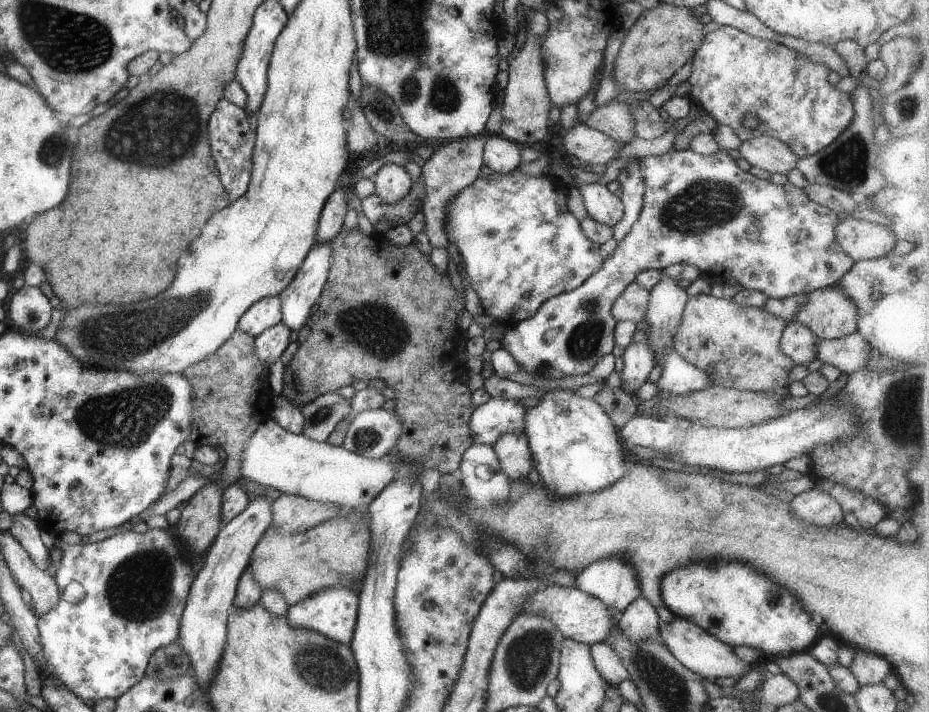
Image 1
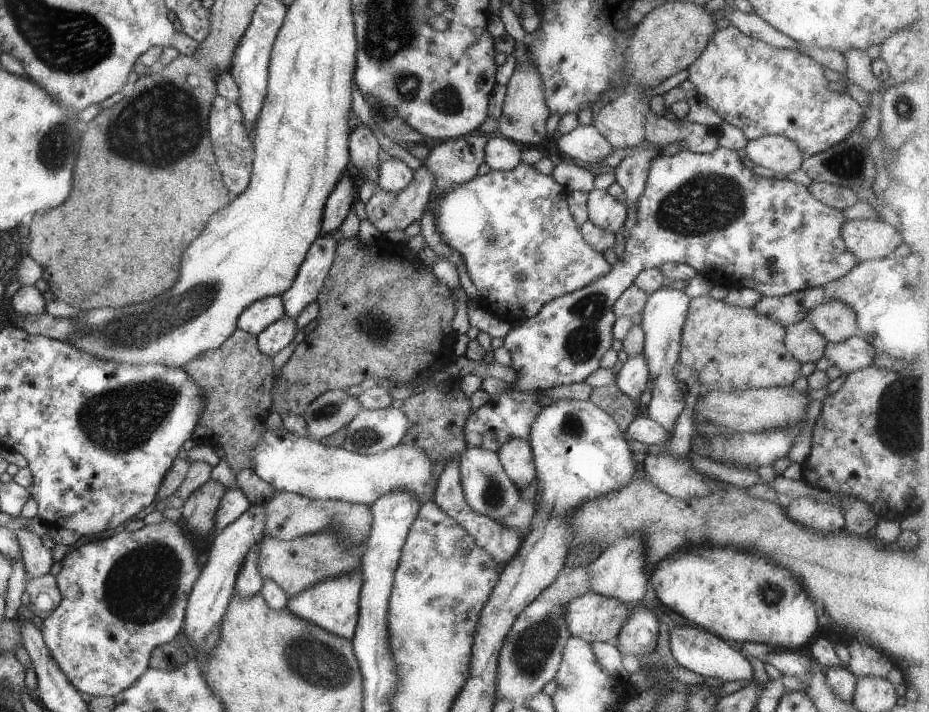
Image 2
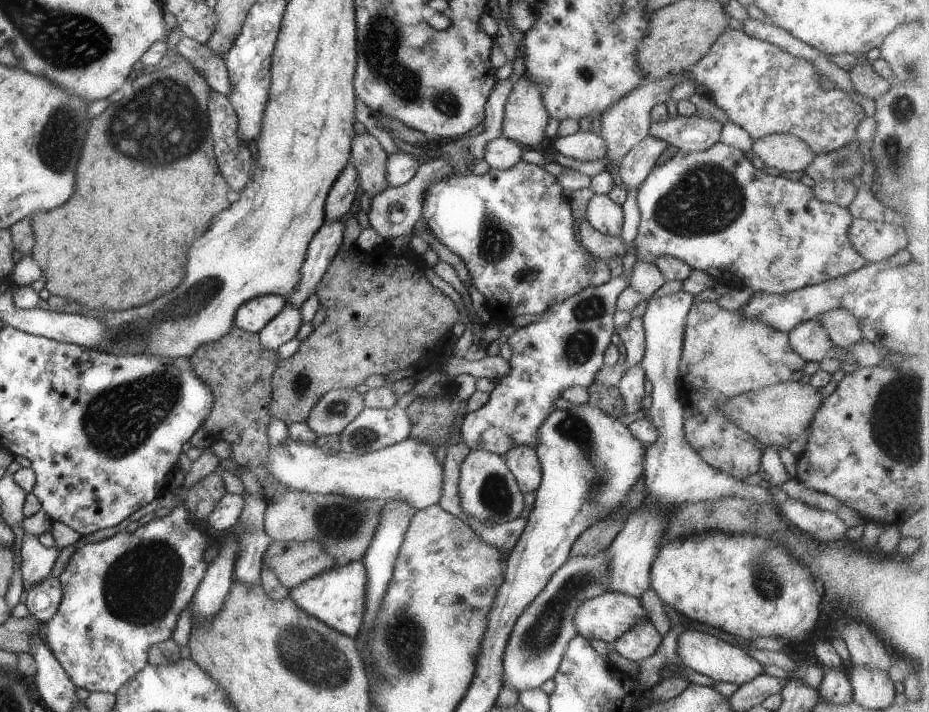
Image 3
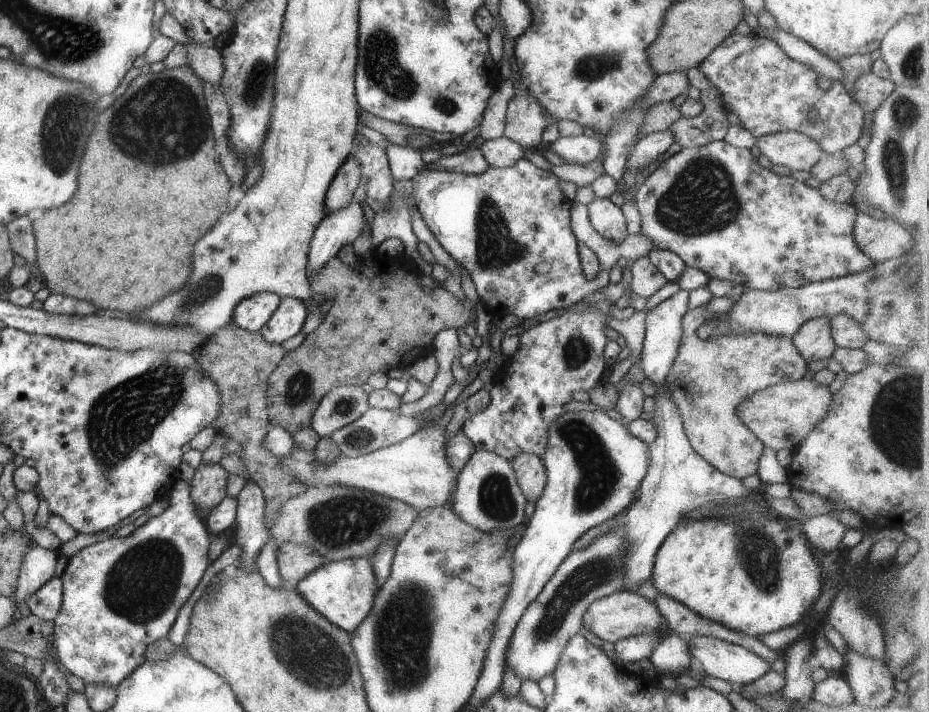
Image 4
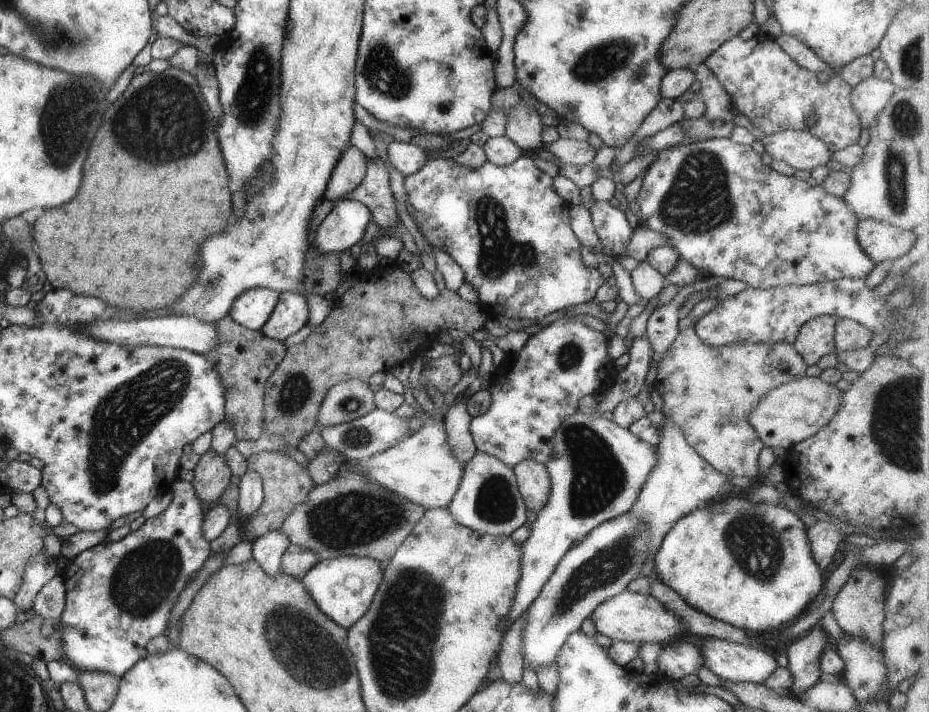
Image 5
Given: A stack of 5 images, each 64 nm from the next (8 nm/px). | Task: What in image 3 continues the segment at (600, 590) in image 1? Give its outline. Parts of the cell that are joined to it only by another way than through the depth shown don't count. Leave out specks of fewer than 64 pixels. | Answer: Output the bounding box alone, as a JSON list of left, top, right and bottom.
[605,290,776,597]

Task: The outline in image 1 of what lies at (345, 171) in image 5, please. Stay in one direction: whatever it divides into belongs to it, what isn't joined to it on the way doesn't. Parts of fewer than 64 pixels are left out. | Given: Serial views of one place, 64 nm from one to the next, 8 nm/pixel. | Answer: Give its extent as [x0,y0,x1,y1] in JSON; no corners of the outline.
[314,187,347,244]

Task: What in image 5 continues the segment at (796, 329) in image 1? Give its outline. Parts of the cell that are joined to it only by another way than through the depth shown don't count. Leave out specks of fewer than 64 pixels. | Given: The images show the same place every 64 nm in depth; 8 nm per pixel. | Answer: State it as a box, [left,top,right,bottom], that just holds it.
[792,314,839,367]

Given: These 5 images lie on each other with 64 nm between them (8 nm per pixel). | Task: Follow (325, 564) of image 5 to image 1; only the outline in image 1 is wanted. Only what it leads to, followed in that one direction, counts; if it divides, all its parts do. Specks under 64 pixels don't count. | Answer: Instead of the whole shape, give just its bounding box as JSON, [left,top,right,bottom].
[284,588,358,644]

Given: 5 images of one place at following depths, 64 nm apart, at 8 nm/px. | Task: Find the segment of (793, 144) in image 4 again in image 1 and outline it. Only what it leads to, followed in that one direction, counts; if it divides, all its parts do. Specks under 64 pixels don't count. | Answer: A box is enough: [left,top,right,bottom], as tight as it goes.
[737,137,798,174]

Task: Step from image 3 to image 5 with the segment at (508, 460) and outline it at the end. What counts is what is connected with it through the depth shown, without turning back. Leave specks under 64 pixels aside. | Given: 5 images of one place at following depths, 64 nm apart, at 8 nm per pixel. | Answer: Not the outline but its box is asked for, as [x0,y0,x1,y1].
[512,460,551,512]

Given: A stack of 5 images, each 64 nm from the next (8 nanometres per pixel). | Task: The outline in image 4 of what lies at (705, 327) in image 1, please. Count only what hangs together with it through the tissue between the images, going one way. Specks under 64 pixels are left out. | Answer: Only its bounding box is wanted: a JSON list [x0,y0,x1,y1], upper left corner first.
[665,305,808,480]

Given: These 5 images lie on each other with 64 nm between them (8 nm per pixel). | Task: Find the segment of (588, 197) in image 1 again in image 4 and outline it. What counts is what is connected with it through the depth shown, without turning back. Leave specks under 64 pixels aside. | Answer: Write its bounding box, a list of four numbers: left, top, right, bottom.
[587,197,627,244]

